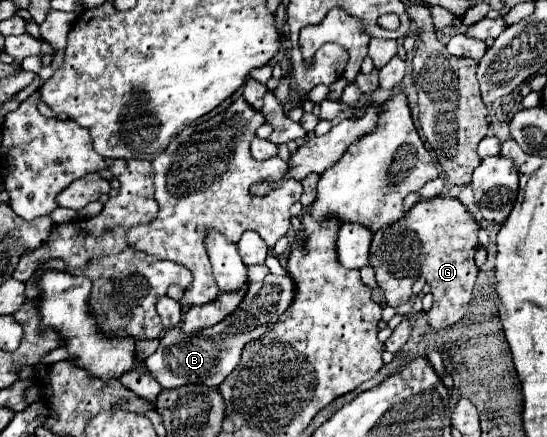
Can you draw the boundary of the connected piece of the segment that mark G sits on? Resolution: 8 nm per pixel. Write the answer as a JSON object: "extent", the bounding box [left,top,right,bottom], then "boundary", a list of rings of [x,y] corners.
{"extent":[368,196,480,330],"boundary":[[[436,196],[436,198],[414,204],[410,208],[408,216],[404,216],[404,220],[376,232],[372,238],[372,244],[370,244],[368,260],[376,272],[378,286],[386,294],[386,304],[392,308],[398,308],[400,304],[408,302],[410,294],[412,294],[412,284],[418,278],[426,278],[426,284],[430,286],[430,292],[434,296],[432,310],[436,310],[436,308],[440,310],[440,322],[432,322],[432,328],[440,330],[440,328],[456,324],[466,314],[466,306],[468,306],[468,300],[470,300],[470,294],[474,288],[474,280],[478,274],[478,268],[474,264],[474,254],[478,248],[478,228],[480,226],[476,222],[476,218],[466,212],[466,208],[462,206],[460,200]]]}

